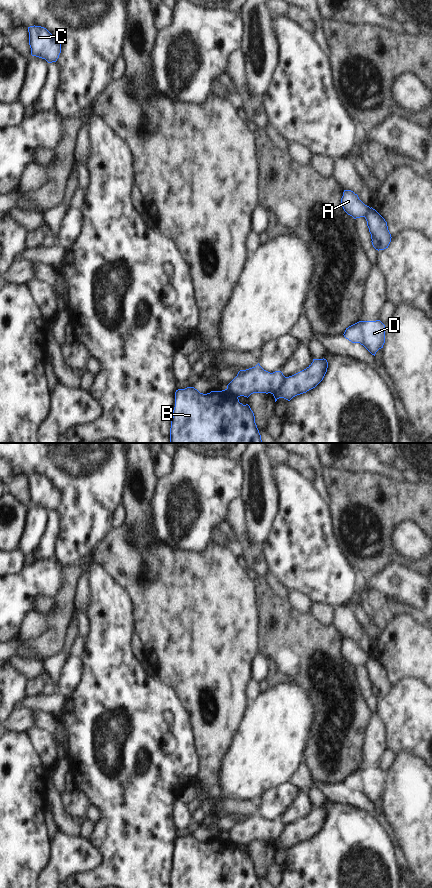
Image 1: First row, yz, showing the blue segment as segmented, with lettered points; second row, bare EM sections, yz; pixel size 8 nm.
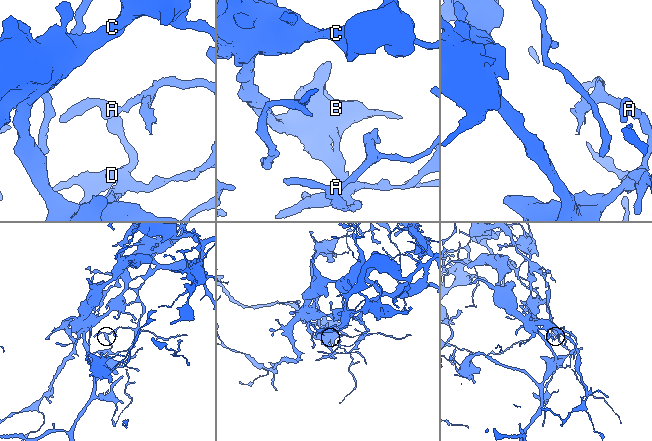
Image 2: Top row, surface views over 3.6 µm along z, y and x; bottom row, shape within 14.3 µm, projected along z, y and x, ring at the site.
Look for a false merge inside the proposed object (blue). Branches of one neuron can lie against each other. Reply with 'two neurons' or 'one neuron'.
two neurons

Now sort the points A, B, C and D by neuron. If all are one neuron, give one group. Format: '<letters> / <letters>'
A D / B C

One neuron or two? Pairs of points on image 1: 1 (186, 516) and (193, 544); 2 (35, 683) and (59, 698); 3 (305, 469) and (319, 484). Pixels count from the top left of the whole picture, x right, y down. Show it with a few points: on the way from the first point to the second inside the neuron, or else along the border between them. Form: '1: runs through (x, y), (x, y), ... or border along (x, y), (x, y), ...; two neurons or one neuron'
1: runs through (187, 523), (193, 533), (193, 537); one neuron
2: border along (41, 692), (26, 697); two neurons
3: border along (303, 457), (314, 471), (315, 478), (312, 482); two neurons

